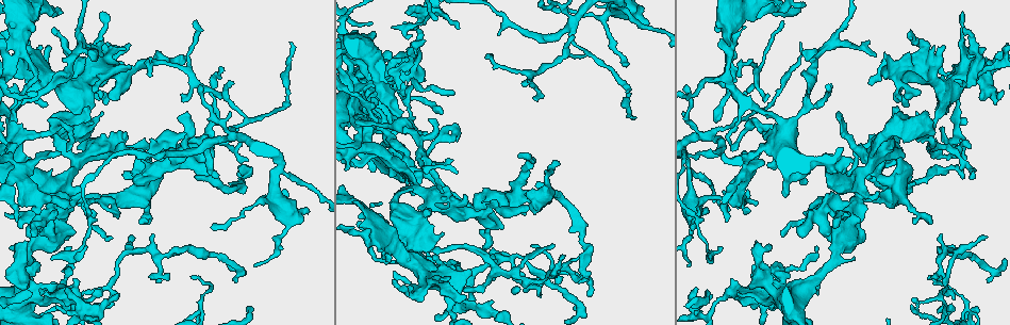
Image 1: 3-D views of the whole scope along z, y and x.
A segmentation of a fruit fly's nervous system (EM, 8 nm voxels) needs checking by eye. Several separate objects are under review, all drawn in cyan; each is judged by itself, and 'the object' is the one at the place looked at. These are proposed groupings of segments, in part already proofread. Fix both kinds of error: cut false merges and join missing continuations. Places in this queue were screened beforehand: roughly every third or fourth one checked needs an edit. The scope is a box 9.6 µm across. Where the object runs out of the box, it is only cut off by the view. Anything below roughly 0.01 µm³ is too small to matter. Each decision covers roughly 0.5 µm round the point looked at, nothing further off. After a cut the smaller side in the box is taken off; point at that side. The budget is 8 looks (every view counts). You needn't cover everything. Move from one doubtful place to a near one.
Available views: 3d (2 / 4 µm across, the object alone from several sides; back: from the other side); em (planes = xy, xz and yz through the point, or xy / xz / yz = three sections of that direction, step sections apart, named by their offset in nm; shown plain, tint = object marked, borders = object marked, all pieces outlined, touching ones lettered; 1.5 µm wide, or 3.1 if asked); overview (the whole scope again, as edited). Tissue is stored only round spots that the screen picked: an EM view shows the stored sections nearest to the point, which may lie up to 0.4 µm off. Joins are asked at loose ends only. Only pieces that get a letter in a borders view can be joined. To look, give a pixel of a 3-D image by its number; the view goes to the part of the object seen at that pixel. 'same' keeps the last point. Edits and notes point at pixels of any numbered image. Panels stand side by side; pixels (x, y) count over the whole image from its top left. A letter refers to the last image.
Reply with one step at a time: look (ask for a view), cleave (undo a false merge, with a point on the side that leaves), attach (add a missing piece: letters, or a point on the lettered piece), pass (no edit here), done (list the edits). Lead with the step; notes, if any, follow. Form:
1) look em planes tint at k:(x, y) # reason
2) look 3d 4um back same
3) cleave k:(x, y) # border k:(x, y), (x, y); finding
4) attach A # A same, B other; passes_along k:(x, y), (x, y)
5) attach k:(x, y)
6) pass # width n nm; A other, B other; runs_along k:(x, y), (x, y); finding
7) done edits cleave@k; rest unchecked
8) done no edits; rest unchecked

look em xy step 8 borders at 1:(960, 177) # branch stops here

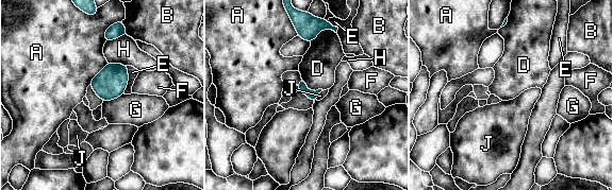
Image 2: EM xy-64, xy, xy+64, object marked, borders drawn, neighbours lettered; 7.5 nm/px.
look em planes borders same # cut it another way

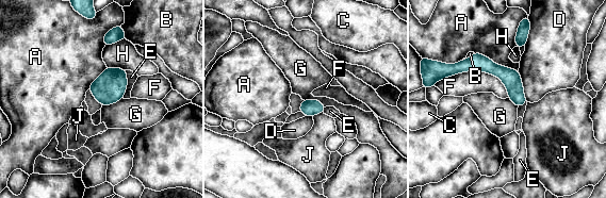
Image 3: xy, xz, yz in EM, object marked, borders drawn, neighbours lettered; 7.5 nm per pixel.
pass # A other, B other, C other, D other, E other, F other, G other, H other, J other; border 3:(304, 99), (316, 99), (325, 106); none of them fits

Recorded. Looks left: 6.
look 3d 4um at 1:(712, 295)

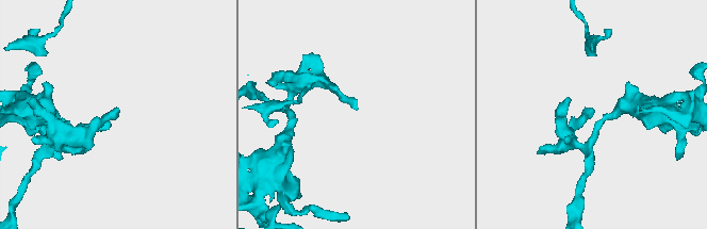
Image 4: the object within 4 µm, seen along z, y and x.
look em xy step 8 plain at 4:(117, 112) # now the EM

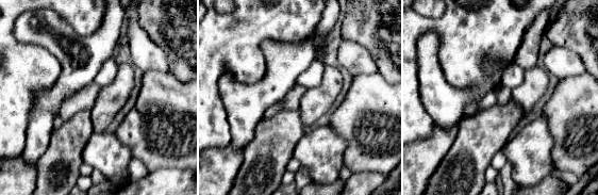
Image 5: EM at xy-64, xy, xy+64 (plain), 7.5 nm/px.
look em xy step 8 borders same # what lies round it

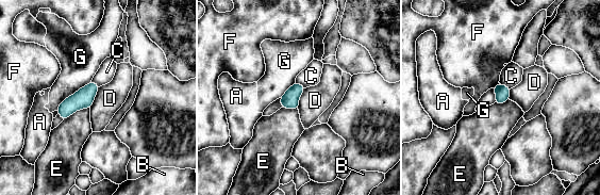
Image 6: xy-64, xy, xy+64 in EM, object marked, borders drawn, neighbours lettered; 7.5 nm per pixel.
pass # A other, B other, C other, D other, E other, F other, G other; border 6:(100, 86), (89, 108); none of them fits

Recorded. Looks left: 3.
look em planes borders at 1:(768, 95) # tapers out

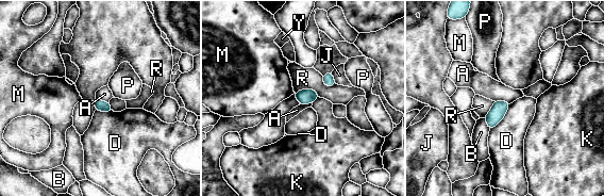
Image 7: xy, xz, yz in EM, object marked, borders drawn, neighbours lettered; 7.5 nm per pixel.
pass # A other, B other, D other, J other, K other, M other, P other, R other, Y other; border 7:(495, 100), (506, 100), (509, 103); none of them fits

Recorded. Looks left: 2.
done no edits; rest unchecked

